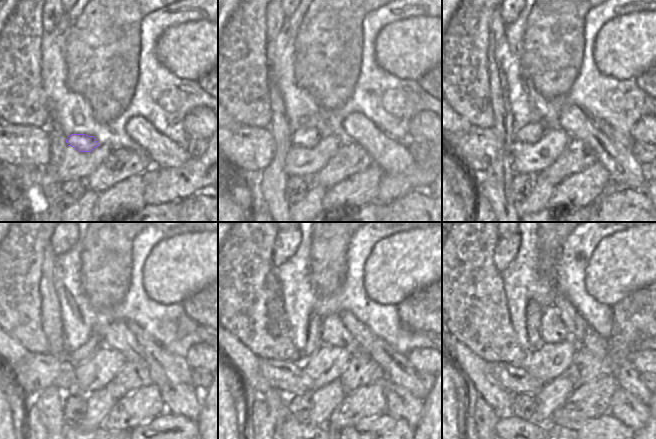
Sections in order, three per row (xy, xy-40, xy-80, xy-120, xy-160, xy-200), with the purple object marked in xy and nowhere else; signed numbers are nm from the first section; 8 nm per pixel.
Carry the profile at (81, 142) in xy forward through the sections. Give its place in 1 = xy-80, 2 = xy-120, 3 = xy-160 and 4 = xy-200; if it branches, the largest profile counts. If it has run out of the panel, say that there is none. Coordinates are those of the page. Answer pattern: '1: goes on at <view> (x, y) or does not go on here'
1: goes on at xy-80 (532, 132)
2: goes on at xy-120 (85, 352)
3: goes on at xy-160 (314, 341)
4: goes on at xy-200 (533, 310)

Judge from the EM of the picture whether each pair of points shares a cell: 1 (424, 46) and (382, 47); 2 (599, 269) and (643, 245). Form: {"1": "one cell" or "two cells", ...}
{"1": "one cell", "2": "one cell"}

